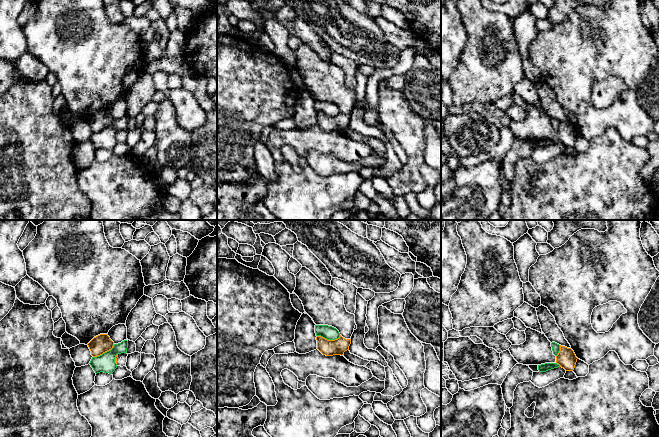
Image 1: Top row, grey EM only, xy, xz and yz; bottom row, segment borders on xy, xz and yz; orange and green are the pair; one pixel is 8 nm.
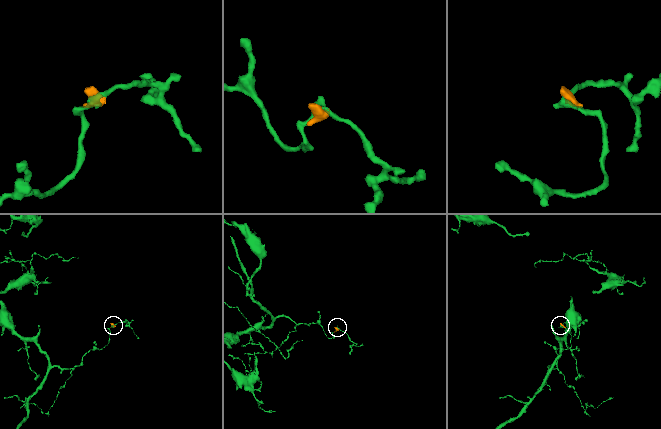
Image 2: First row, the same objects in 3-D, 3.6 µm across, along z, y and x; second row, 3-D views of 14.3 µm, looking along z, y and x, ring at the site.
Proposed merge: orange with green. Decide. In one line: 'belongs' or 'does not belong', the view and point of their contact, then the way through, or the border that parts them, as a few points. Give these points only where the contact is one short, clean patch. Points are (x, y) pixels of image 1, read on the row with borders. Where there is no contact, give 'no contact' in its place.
does not belong; contact xz (329, 340); border xz (317, 335), (327, 339), (337, 339), (340, 336)

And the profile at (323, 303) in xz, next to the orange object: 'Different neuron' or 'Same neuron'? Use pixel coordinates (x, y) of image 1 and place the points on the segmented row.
Same neuron

